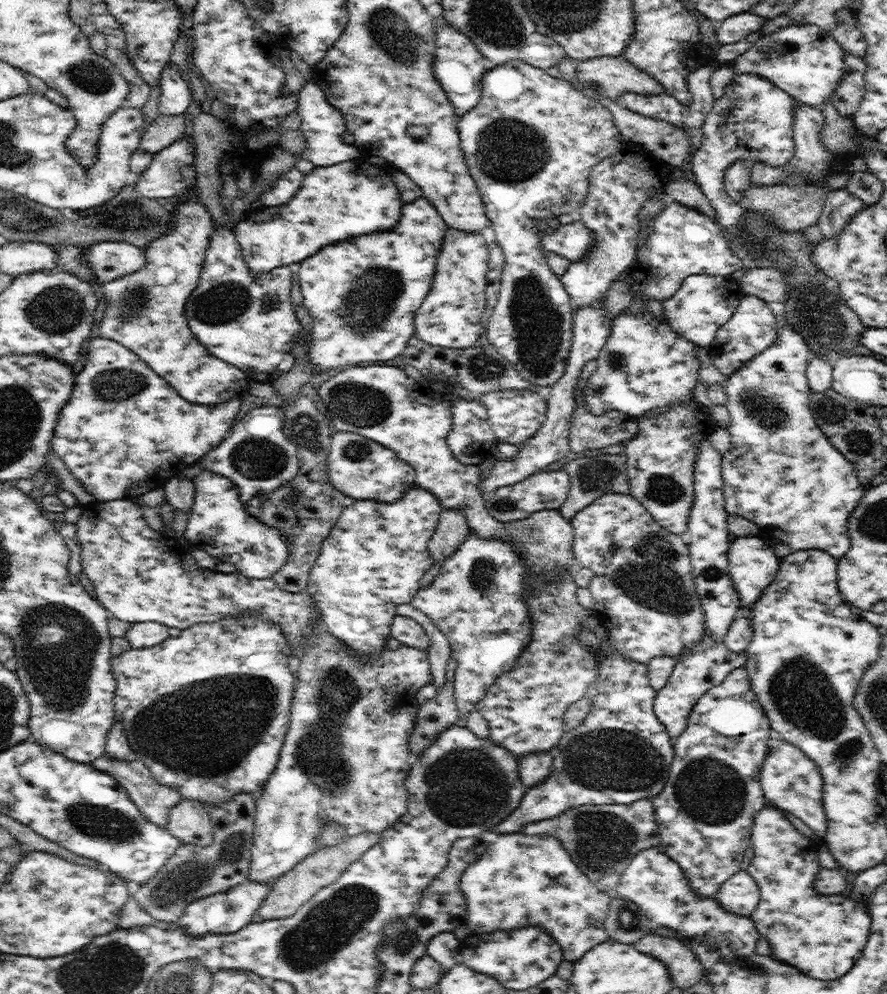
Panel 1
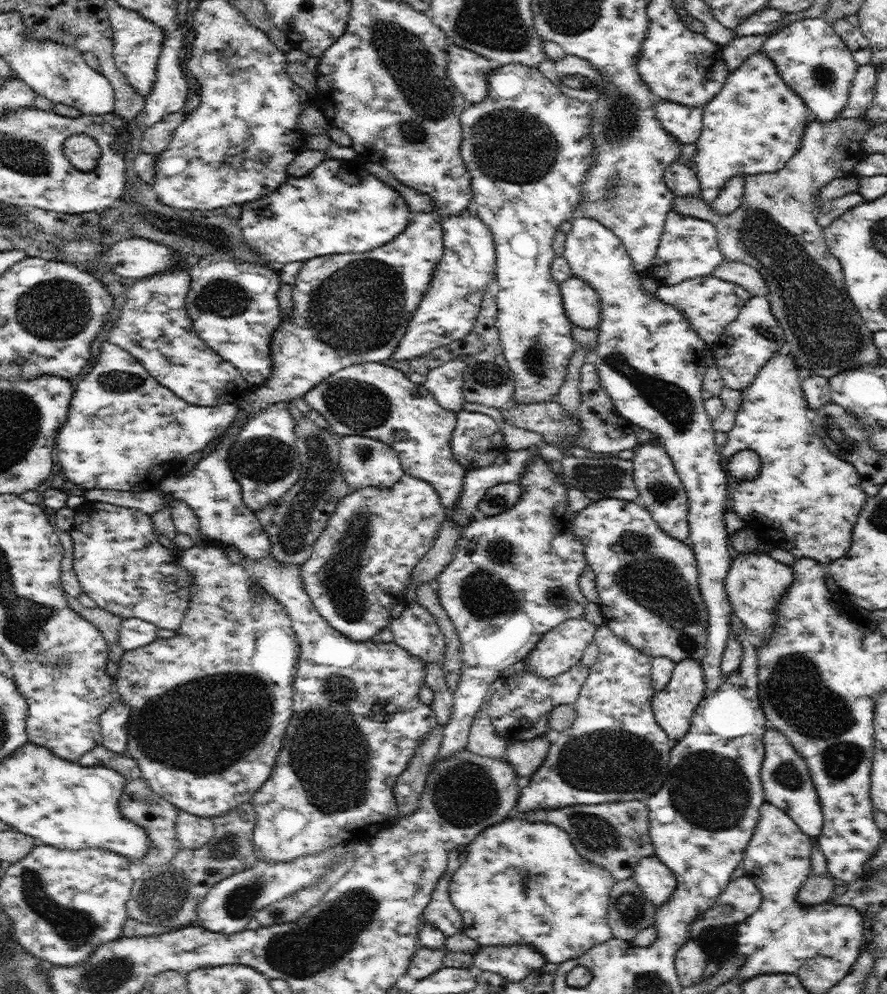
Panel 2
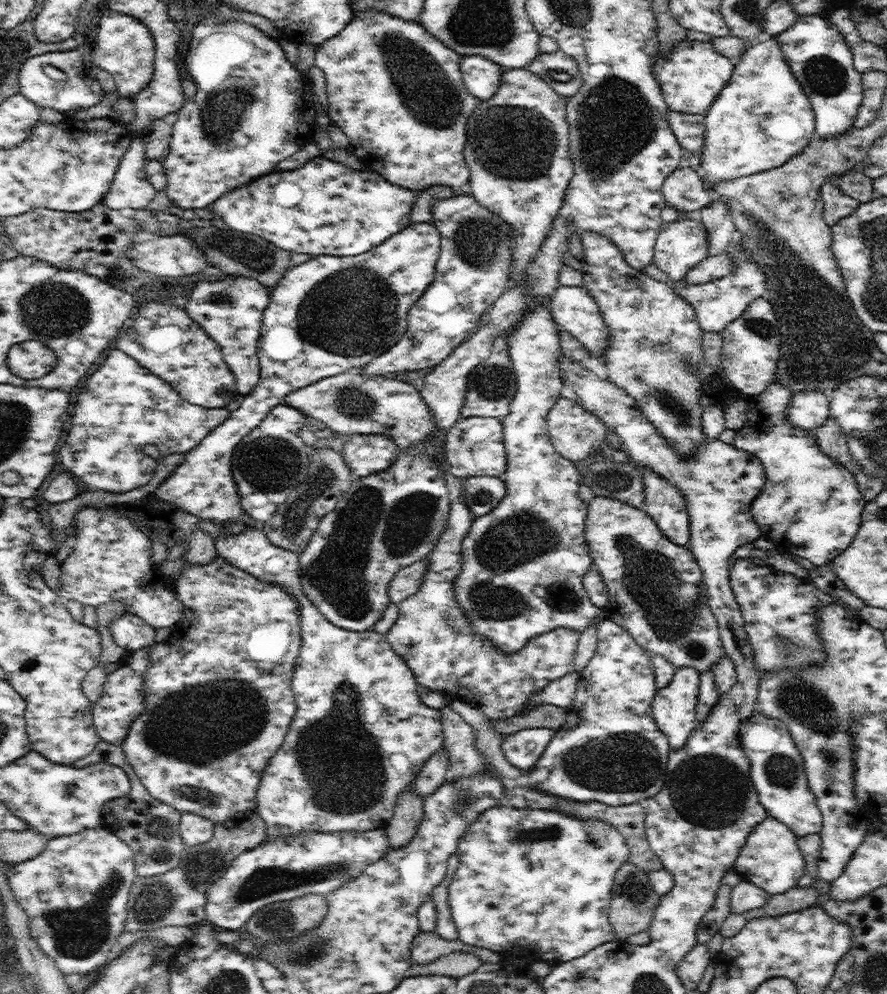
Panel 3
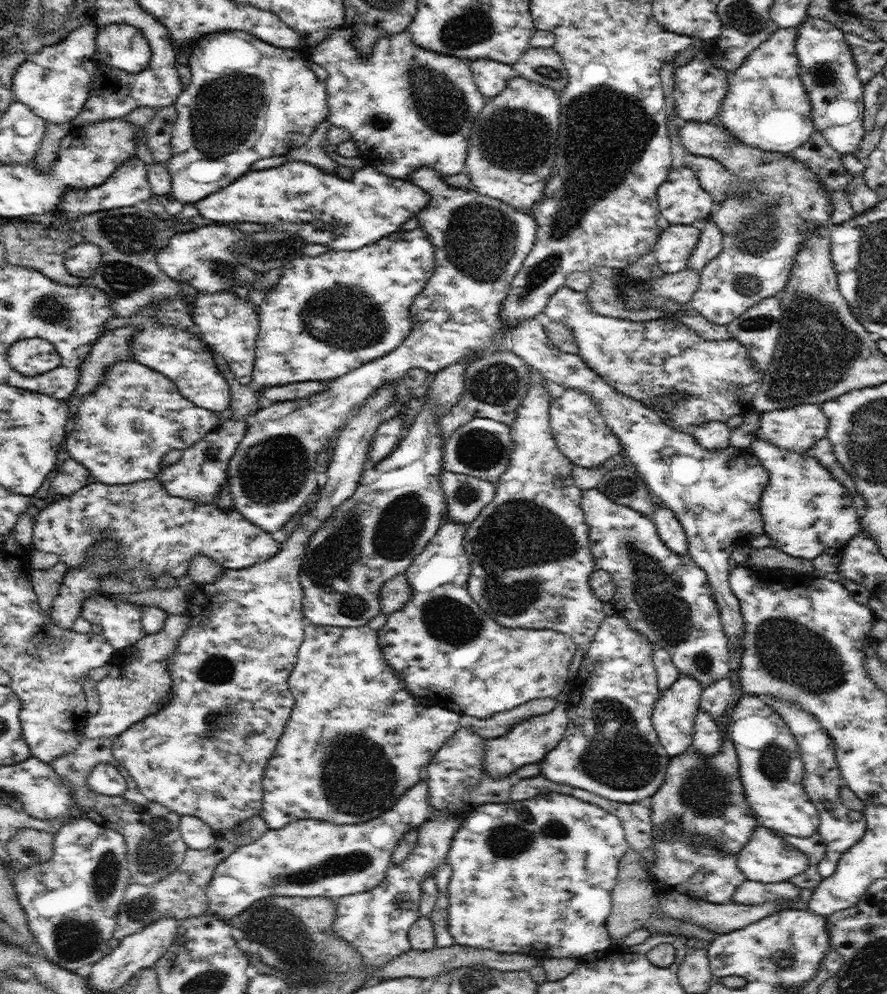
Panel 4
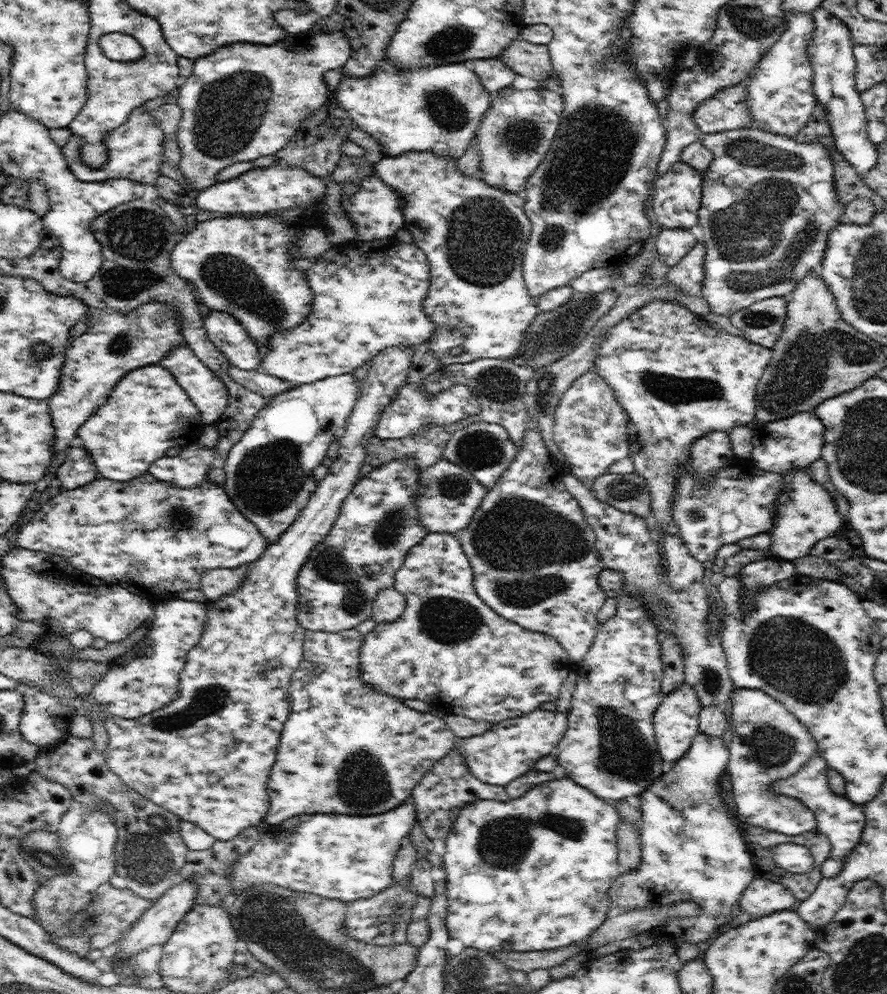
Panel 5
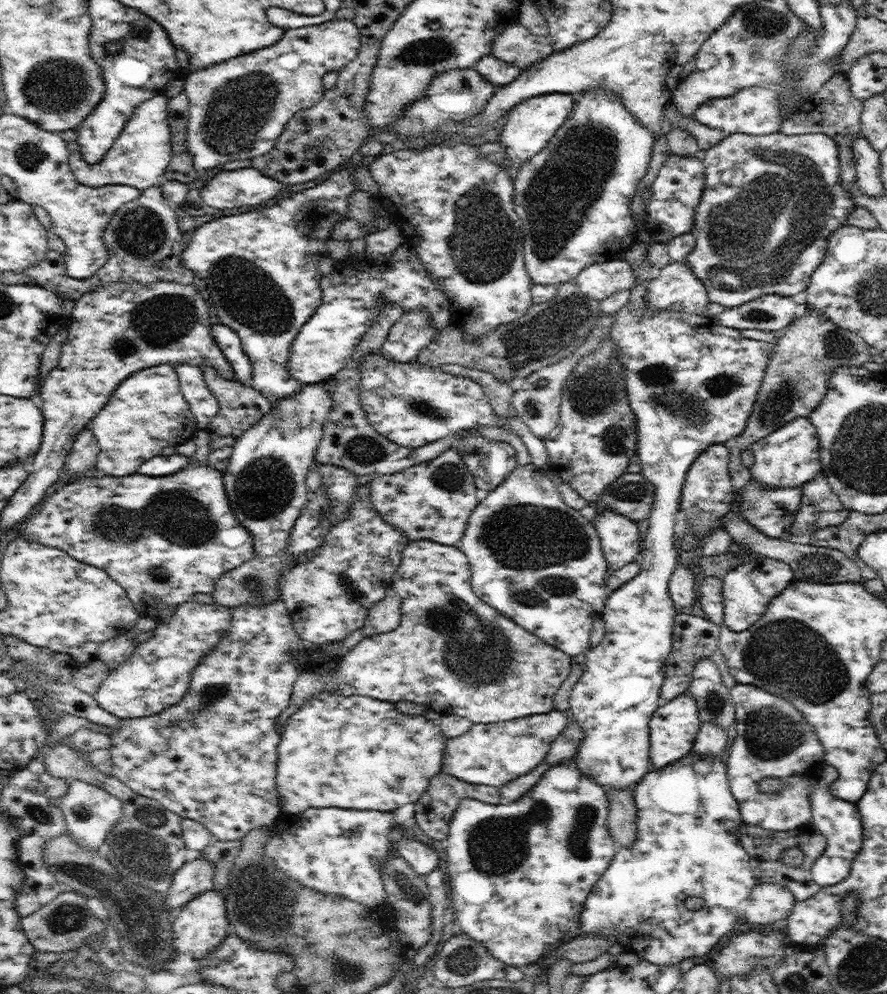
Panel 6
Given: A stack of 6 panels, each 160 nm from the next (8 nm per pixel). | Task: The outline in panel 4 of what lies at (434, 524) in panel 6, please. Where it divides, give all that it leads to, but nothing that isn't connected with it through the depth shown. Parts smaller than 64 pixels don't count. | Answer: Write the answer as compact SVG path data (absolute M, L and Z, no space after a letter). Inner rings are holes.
M441 472L442 488L447 500L445 520L469 524L495 497L497 483L481 478Z

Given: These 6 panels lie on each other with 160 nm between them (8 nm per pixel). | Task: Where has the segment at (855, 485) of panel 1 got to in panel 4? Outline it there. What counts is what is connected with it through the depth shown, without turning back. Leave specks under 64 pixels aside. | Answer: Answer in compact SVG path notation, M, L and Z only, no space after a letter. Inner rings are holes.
M758 438L748 449L769 474L768 486L761 494L760 512L771 546L791 557L812 560L826 549L844 546L861 531L861 510L855 507L845 486L817 458Z

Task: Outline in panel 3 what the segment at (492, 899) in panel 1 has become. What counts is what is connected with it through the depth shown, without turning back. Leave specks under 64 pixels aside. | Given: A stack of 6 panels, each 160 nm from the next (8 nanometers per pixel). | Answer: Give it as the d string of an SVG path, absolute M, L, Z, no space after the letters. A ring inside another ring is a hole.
M503 803L478 815L478 819L460 838L456 854L459 856L459 865L448 888L449 903L459 939L467 945L498 951L502 959L514 956L528 964L540 961L554 966L581 957L593 948L615 939L613 928L609 923L611 892L616 871L628 860L629 848L623 841L622 835L608 823L598 819L582 821L578 817L572 817L554 809L518 809Z

